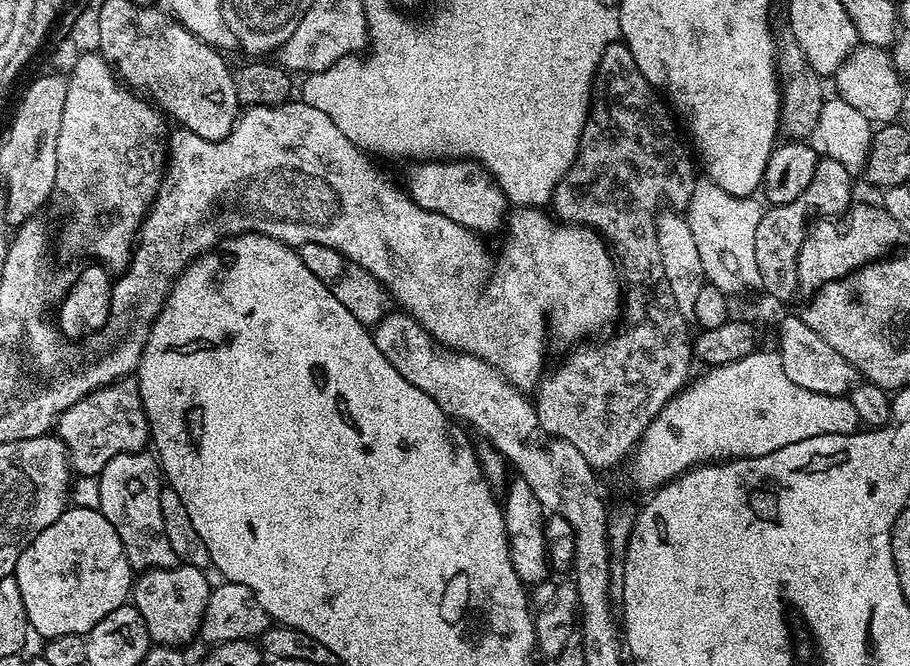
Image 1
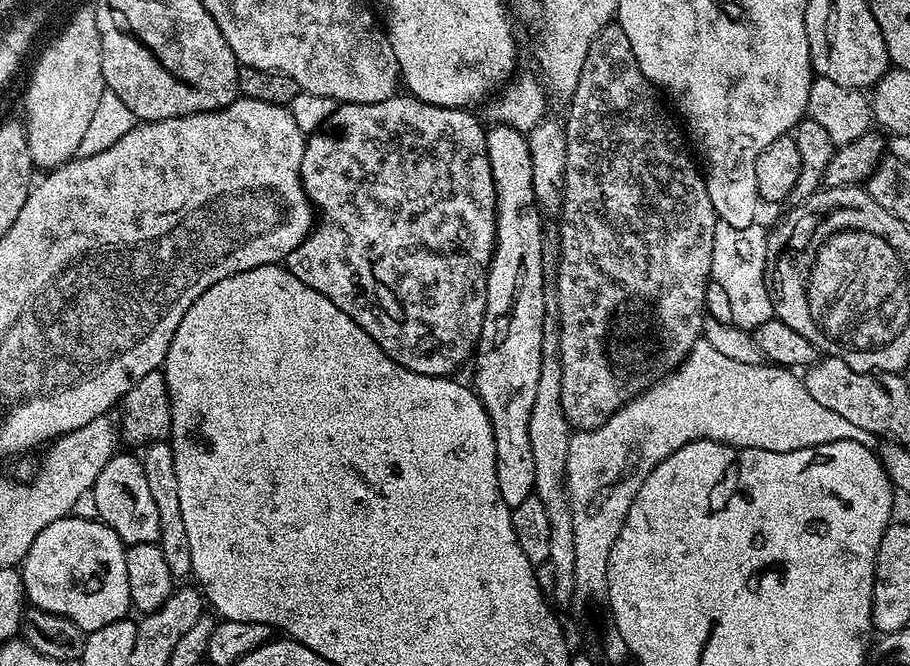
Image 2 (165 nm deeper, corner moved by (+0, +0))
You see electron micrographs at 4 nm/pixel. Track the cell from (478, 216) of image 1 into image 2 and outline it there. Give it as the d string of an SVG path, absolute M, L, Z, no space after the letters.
M397 94L389 100L373 104L341 103L336 111L325 120L322 128L307 137L300 167L300 183L309 193L315 194L314 204L324 215L324 221L317 223L297 248L290 250L286 261L288 271L306 286L318 290L342 314L354 318L378 346L394 362L404 368L427 376L451 377L455 368L473 359L480 343L484 315L486 314L486 290L488 289L488 268L492 264L492 254L496 248L497 199L495 178L492 177L490 158L487 154L486 128L480 125L471 111L459 108L444 108L430 105L411 94Z

